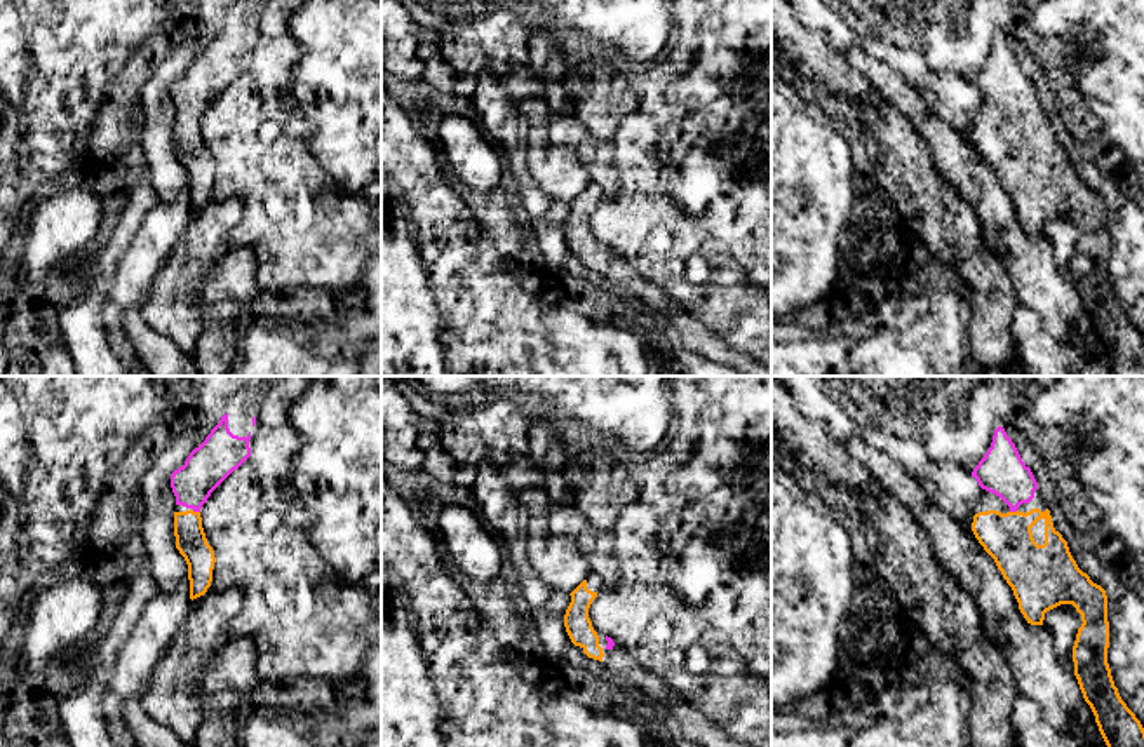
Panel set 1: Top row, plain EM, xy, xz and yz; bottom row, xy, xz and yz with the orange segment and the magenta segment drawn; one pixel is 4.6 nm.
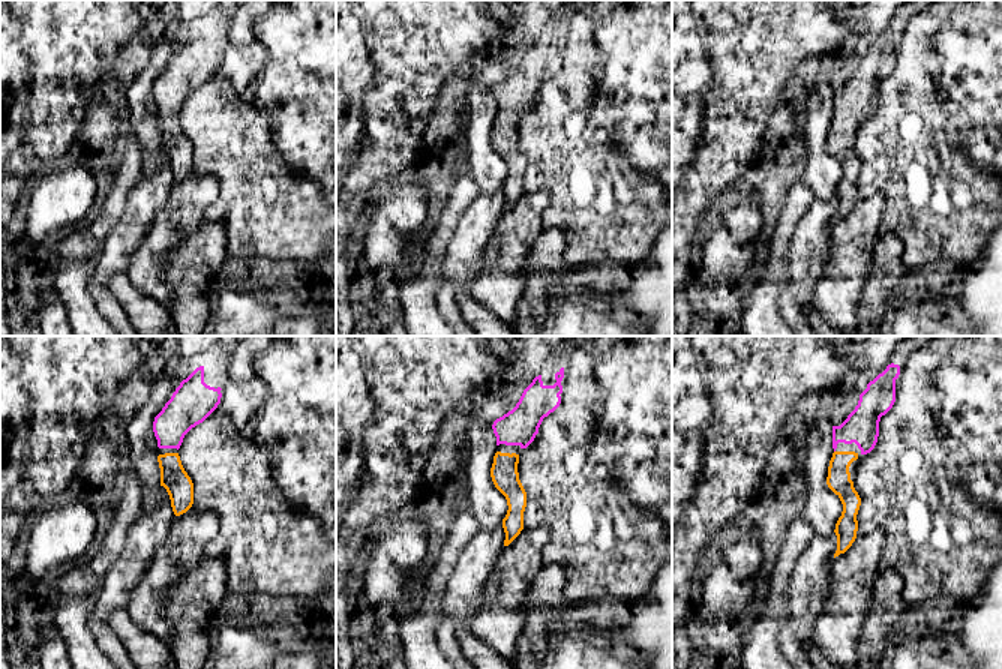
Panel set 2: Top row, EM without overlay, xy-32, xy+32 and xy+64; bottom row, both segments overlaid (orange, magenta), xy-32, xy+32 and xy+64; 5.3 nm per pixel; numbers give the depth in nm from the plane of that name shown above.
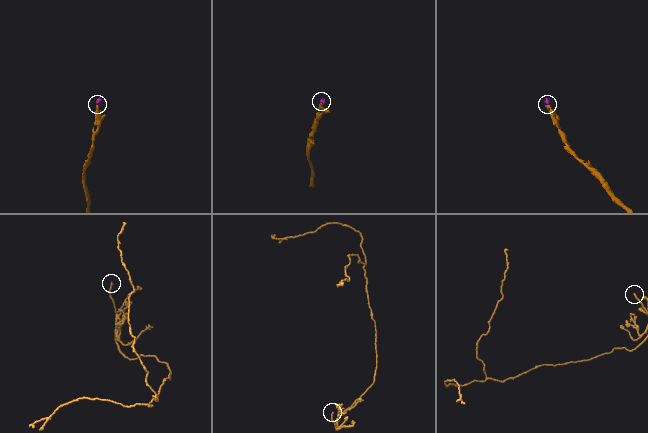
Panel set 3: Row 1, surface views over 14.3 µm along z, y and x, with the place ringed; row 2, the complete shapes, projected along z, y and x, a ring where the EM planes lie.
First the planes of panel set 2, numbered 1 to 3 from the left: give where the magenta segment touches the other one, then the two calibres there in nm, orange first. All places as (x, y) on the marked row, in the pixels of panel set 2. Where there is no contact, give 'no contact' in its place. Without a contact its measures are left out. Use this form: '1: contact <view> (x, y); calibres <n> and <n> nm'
1: no contact
2: no contact
3: no contact

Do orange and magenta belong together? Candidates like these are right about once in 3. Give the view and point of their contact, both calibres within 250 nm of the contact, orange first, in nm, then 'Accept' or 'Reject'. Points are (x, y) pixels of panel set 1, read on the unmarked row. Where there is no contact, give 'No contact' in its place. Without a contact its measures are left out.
Touches orange at xy (195, 122). Thickness 140 nm (orange) against 200 nm. Accept

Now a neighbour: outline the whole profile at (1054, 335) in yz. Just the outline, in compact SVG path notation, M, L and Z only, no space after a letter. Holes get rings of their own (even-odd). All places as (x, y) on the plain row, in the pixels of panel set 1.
M858 47L845 57L909 118L944 179L973 207L986 247L1001 259L1013 284L1012 334L1027 376L1113 376L1076 286L1055 265L1052 242L1024 228L1012 197L972 138L937 117L890 64Z

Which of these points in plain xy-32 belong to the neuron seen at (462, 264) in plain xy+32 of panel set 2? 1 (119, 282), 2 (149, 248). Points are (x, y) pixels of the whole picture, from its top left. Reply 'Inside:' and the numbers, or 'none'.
Inside: none

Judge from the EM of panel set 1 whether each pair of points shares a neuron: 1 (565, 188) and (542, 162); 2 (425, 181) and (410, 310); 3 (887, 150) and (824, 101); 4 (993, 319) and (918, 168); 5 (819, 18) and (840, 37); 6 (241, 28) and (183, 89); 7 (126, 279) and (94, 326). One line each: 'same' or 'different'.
1: same
2: same
3: same
4: same
5: same
6: same
7: different

